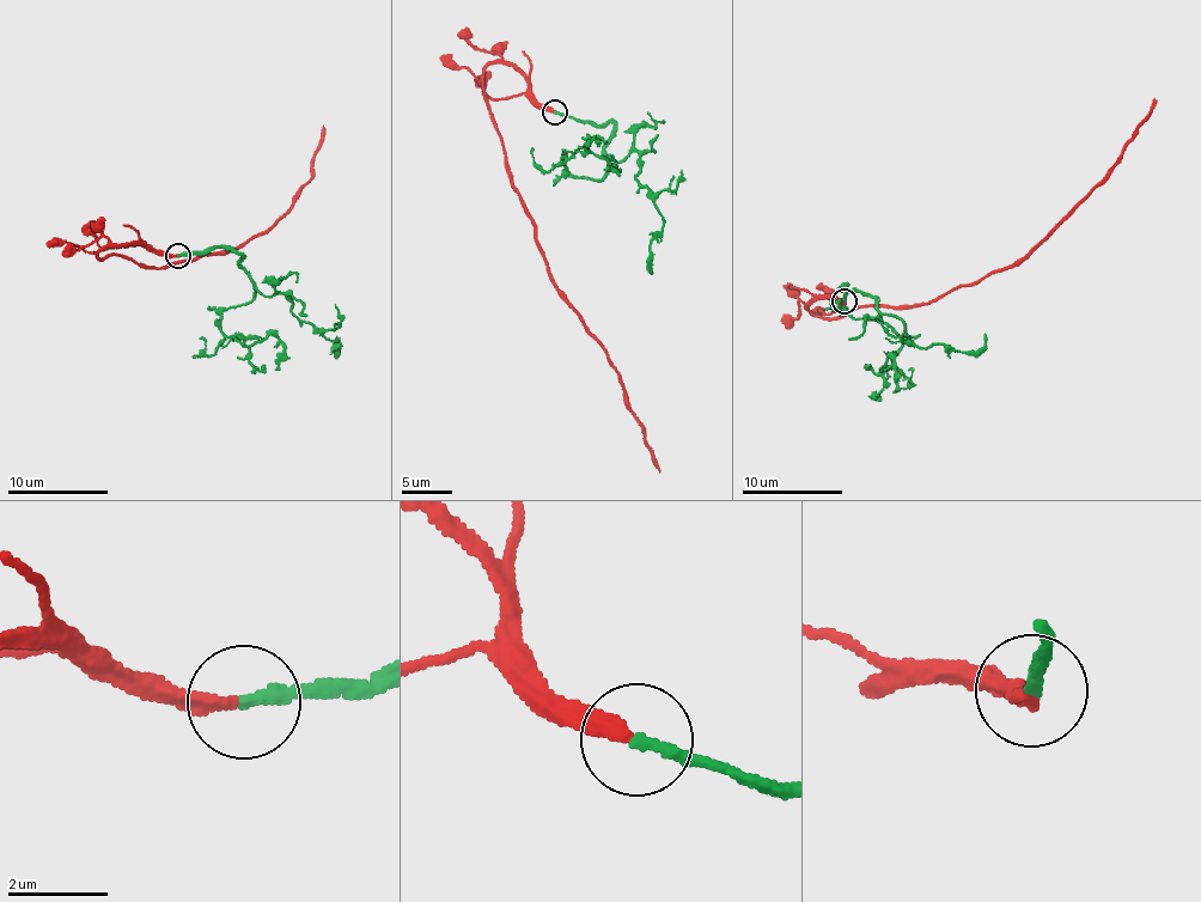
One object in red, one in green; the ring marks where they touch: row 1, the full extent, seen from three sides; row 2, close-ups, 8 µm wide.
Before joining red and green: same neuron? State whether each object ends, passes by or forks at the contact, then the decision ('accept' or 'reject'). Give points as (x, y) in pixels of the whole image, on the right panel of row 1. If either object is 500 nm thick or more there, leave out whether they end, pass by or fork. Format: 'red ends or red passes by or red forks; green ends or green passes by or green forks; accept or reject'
red ends; green ends; accept

